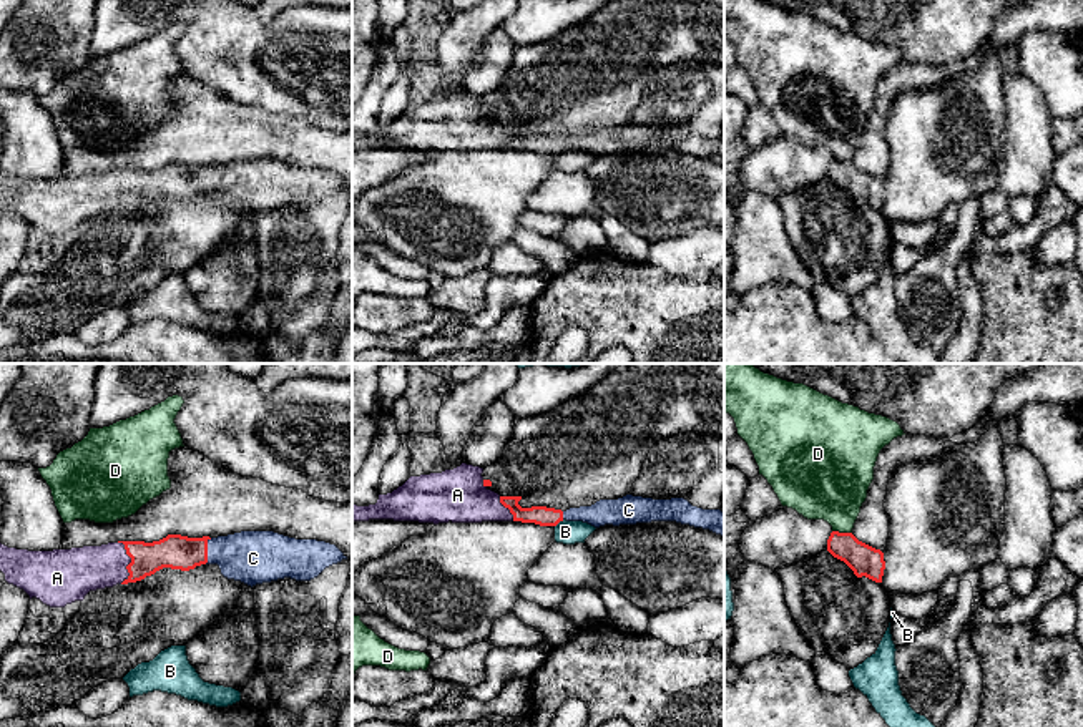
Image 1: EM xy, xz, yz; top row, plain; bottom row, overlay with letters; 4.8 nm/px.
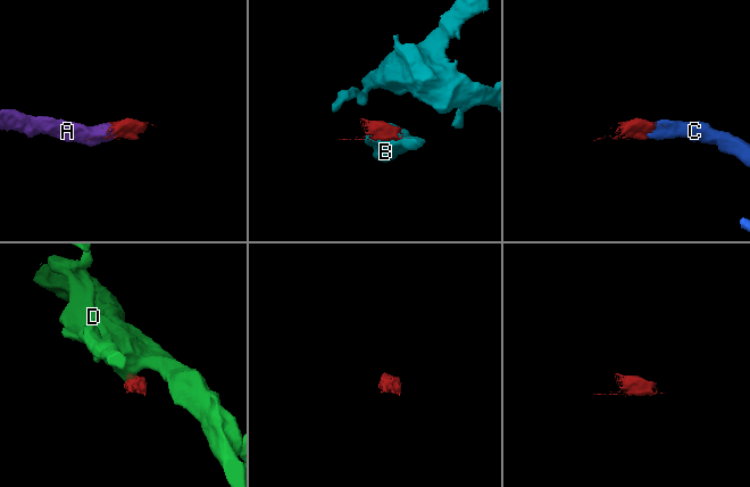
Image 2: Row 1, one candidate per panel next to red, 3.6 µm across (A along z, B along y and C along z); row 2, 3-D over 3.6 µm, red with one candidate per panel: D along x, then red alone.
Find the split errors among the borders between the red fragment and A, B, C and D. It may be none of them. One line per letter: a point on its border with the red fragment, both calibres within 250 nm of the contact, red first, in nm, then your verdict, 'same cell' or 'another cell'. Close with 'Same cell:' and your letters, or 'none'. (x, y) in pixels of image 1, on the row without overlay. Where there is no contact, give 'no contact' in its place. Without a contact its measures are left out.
A: xy (132, 190) | 170/220 nm | same cell
B: xz (558, 150) | 100/110 nm | another cell
C: xy (206, 180) | 170/260 nm | same cell
D: yz (842, 161) | 150/360 nm | another cell
Same cell: A, C

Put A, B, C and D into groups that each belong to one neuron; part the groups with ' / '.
A C / B / D

